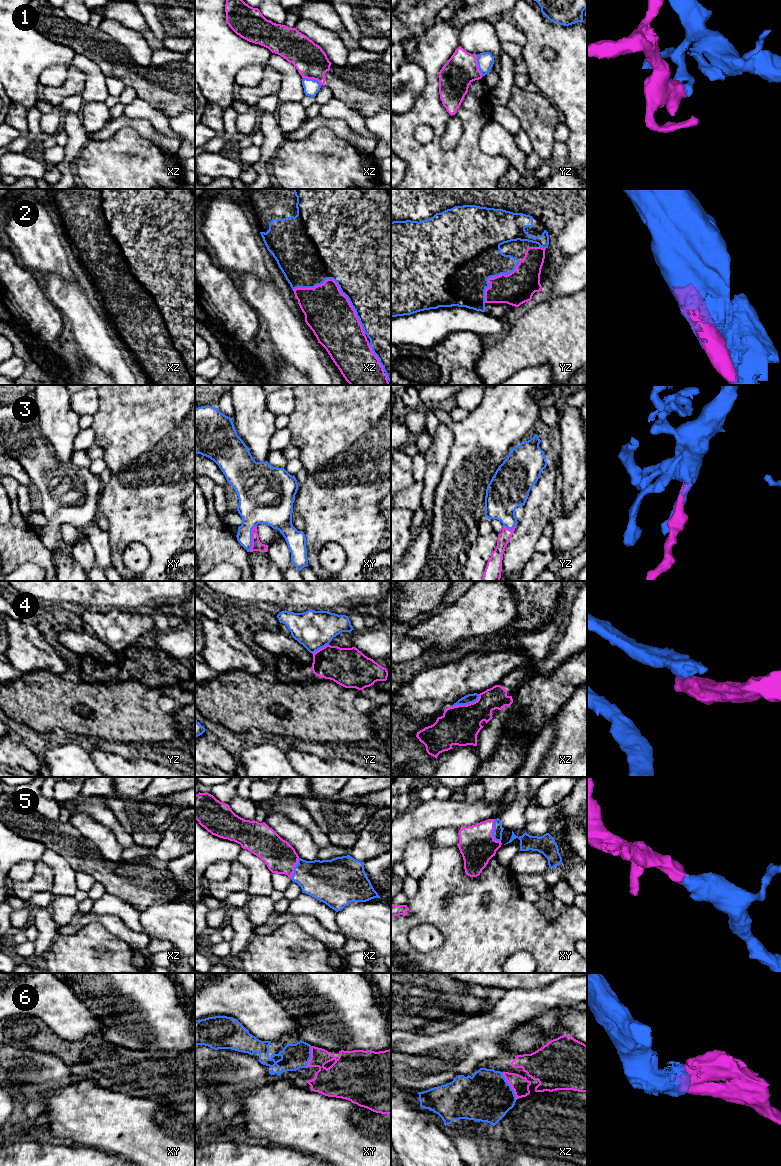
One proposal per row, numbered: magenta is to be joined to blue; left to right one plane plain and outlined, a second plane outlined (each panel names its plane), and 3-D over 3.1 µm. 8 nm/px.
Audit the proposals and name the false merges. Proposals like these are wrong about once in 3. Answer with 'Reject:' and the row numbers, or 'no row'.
Reject: 1, 4

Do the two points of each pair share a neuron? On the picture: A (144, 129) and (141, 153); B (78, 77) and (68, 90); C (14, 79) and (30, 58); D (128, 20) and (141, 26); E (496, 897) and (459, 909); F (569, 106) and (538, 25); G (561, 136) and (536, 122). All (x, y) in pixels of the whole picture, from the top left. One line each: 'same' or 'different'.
A: different
B: same
C: same
D: same
E: same
F: same
G: different

